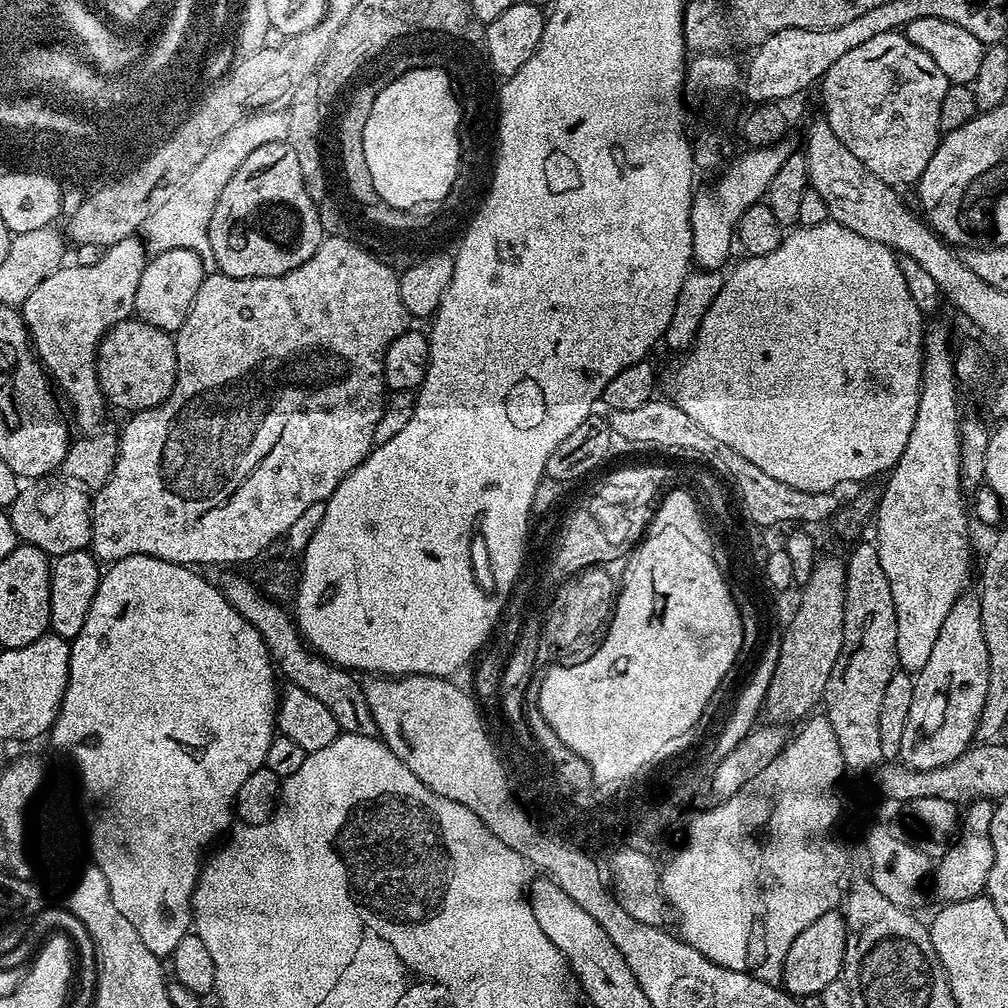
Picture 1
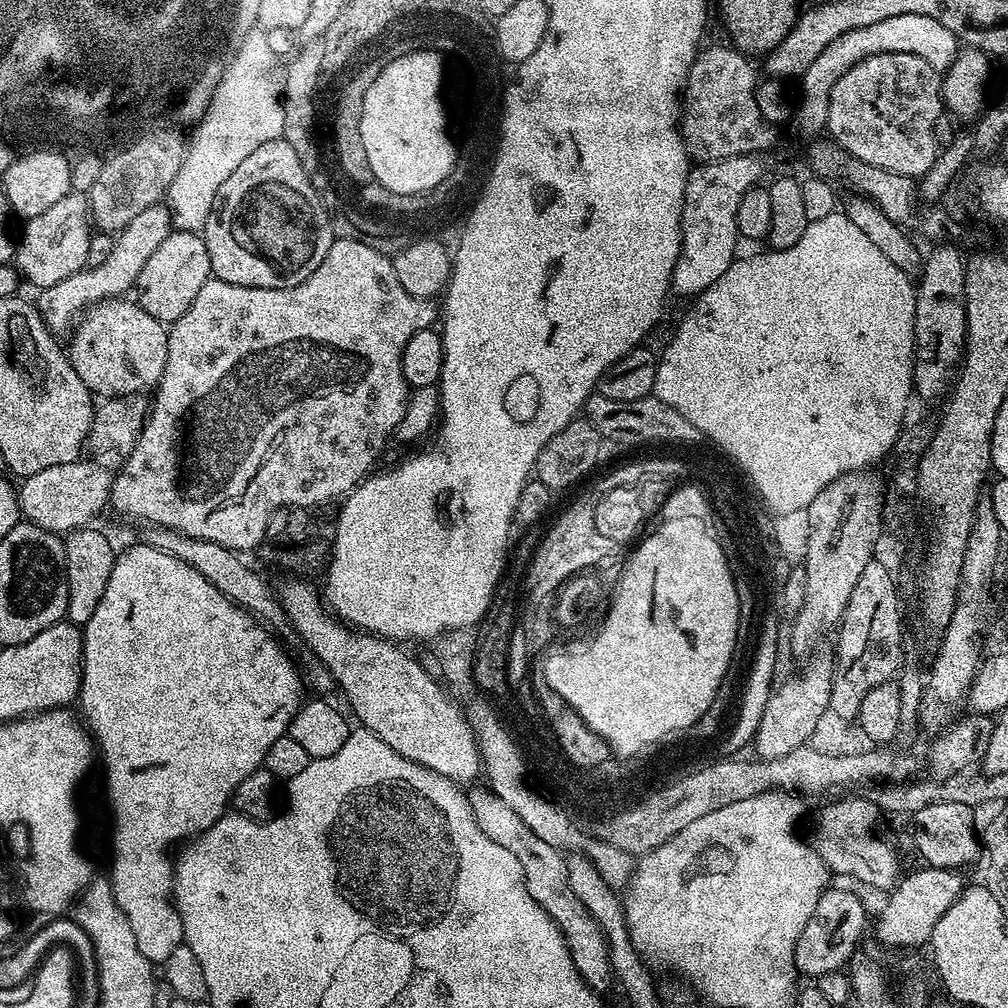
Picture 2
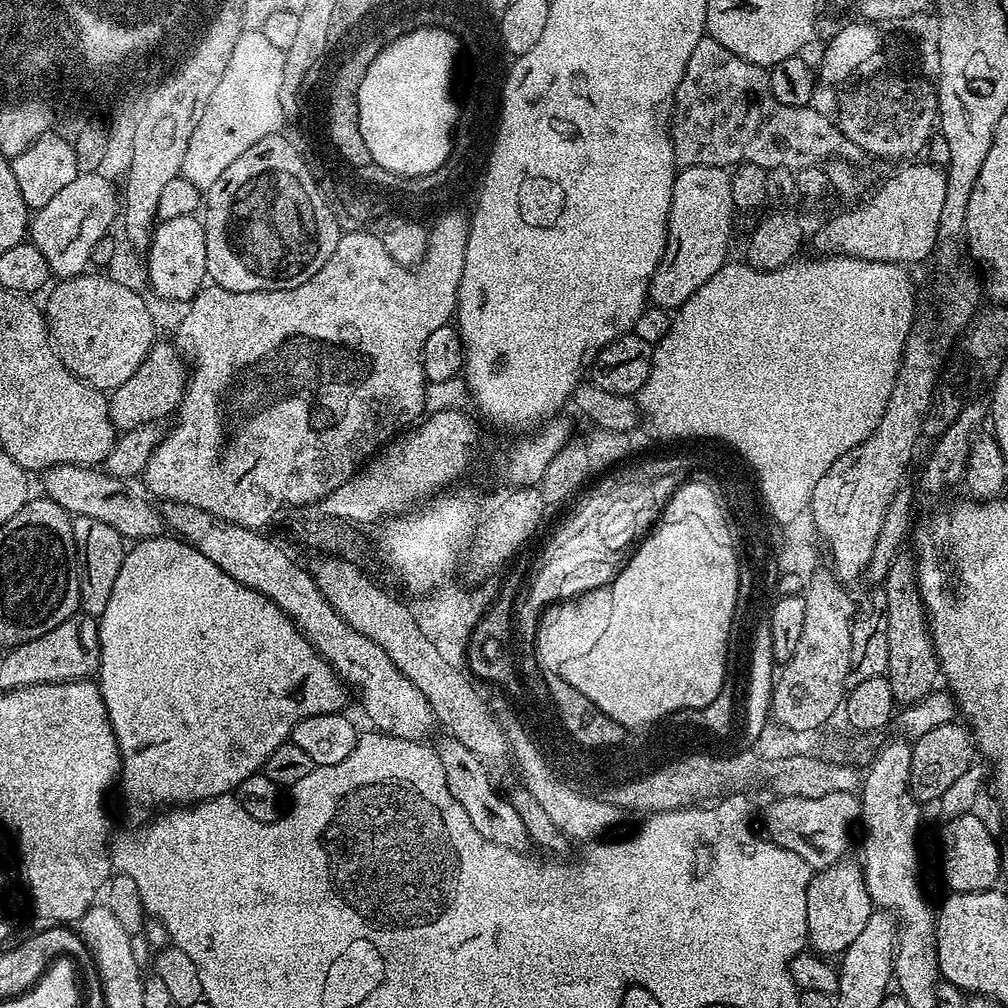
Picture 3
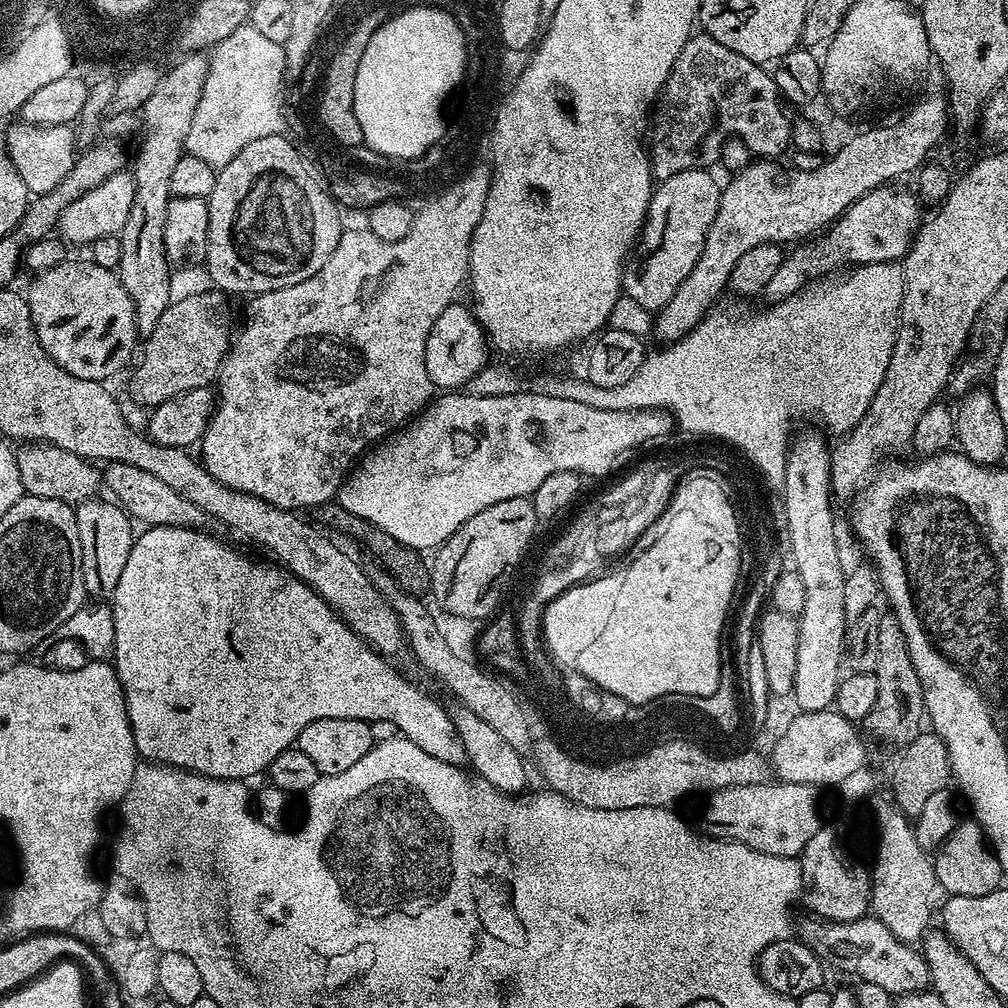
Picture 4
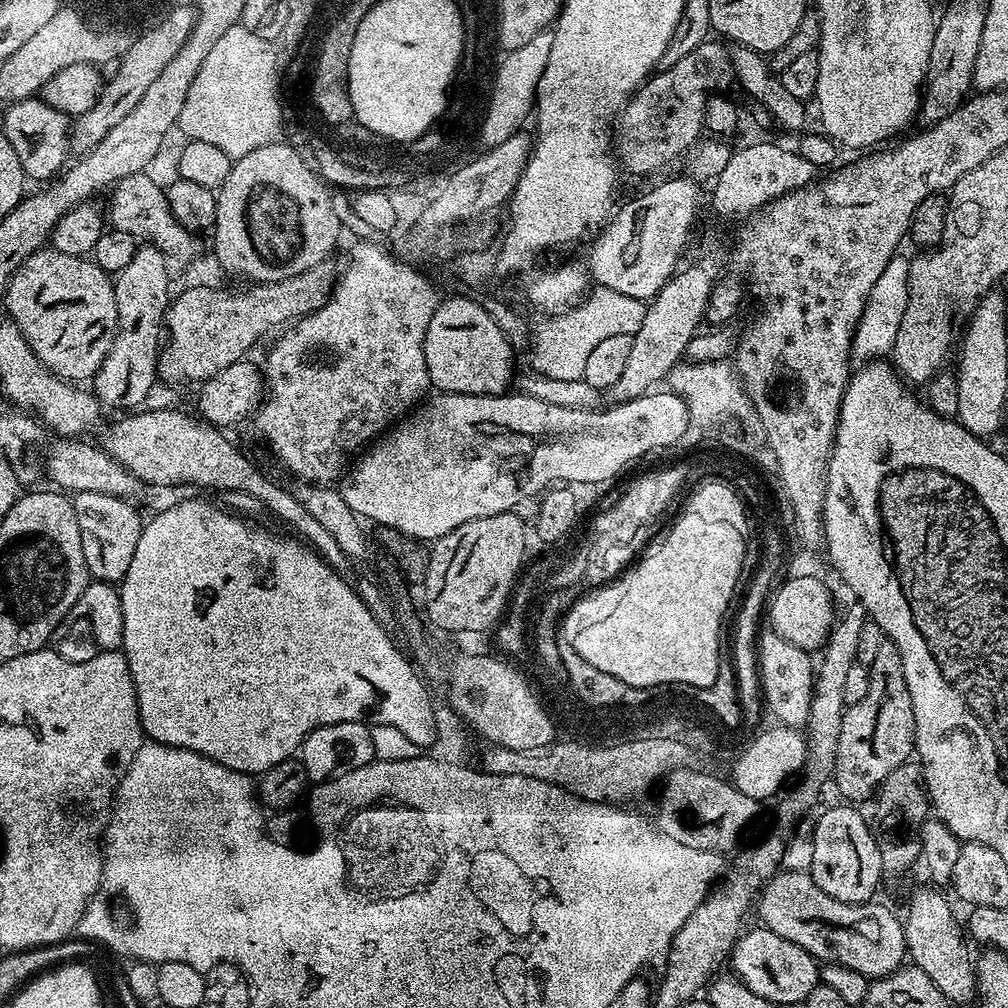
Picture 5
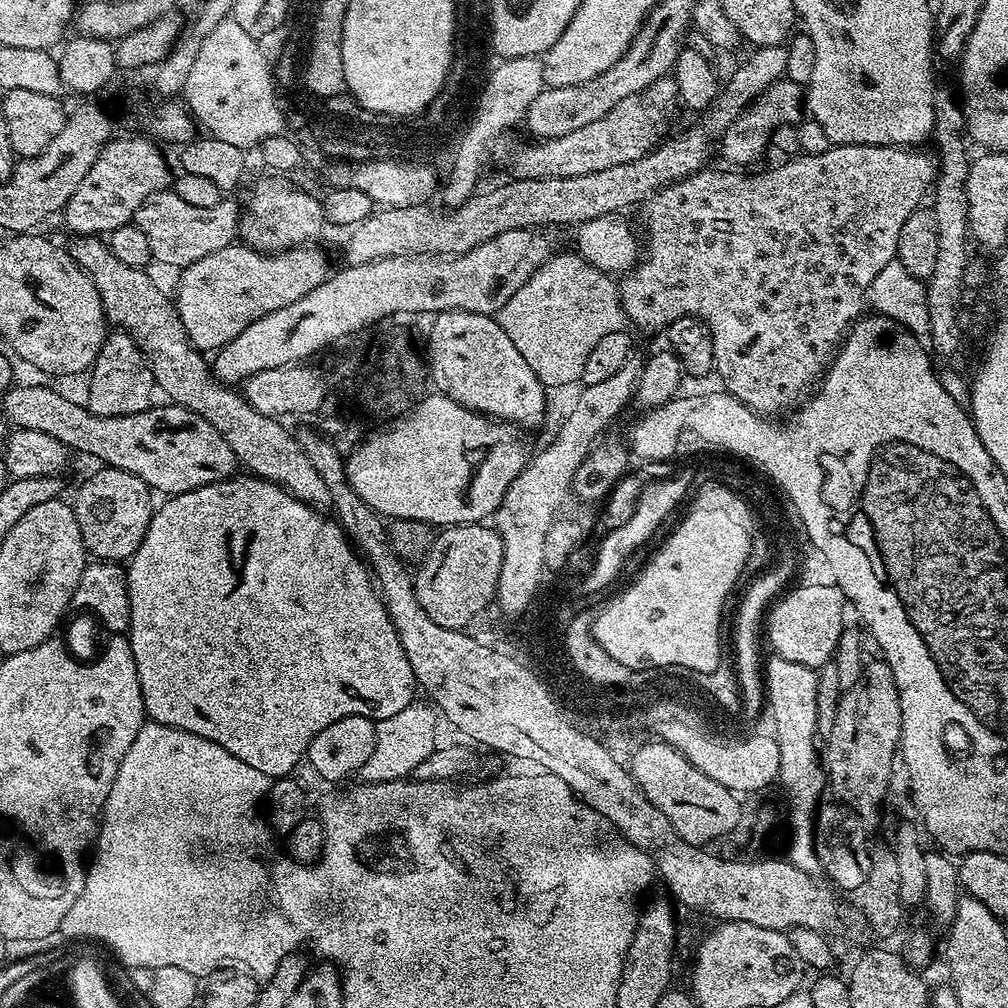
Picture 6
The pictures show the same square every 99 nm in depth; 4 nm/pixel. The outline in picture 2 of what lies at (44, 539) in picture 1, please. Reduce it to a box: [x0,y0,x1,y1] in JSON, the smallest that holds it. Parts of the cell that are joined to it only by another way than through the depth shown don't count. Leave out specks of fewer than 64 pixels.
[18,458,114,534]

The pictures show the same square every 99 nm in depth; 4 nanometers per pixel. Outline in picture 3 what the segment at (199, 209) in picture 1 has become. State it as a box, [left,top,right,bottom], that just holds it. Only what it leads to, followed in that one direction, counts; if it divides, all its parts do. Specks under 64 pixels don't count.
[182,30,281,190]

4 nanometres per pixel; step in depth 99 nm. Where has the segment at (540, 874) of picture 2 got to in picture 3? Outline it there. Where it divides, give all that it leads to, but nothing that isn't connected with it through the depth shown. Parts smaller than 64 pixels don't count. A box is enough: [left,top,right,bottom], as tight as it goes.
[438,738,533,853]

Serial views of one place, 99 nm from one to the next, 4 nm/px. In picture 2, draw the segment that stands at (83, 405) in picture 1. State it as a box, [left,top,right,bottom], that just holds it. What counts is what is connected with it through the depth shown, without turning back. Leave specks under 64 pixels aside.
[38,202,174,338]

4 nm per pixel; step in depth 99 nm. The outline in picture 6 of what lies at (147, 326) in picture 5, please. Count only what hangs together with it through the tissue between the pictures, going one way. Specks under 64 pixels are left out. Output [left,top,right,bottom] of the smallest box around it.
[86,330,157,416]

